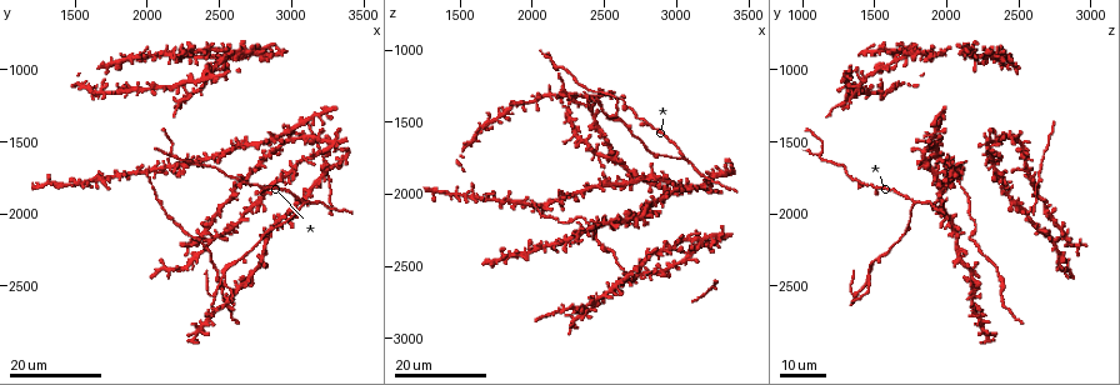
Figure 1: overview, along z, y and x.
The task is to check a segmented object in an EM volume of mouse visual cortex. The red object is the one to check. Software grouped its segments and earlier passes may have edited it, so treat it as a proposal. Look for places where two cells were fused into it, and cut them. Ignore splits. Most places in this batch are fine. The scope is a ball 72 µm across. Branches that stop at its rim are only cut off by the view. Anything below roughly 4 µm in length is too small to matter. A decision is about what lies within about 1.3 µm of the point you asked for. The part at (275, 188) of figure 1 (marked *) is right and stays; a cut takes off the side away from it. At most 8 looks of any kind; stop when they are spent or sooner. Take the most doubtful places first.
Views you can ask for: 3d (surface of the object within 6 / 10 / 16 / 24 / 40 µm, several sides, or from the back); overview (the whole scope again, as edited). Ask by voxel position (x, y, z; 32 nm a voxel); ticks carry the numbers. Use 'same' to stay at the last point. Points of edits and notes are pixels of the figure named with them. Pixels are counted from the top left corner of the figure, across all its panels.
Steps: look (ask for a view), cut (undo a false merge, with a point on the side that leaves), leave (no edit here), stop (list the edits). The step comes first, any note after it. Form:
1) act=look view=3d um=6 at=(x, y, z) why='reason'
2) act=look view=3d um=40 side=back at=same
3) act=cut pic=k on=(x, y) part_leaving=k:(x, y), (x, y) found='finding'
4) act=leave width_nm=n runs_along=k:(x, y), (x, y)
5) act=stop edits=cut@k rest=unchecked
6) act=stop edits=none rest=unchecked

act=look view=3d um=16 at=(2520, 2460, 1480) why='three-way junction'

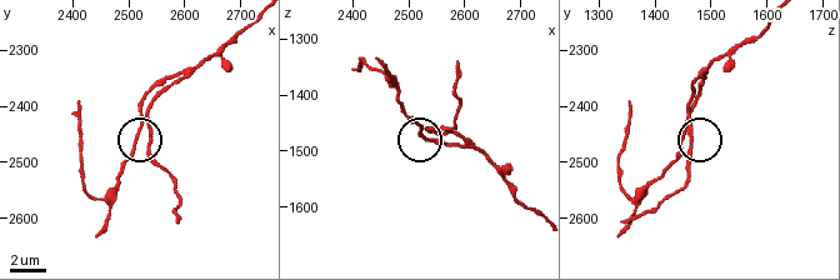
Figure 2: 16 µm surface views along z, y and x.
act=look view=3d um=10 at=(2540, 2435, 1465)

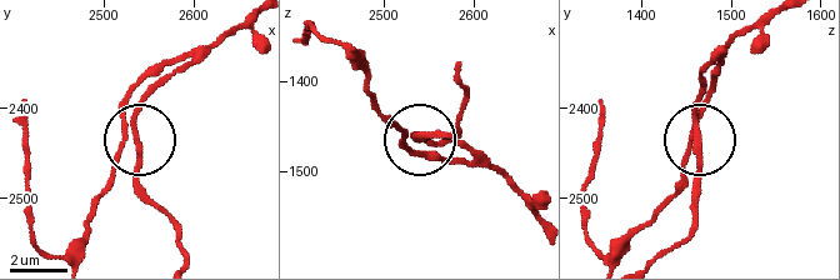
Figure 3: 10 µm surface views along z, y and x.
act=leave arms=3 runs_along=3:(753, 23), (703, 79), (695, 115), (703, 186), (695, 206) found='all the same cell'

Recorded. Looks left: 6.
act=look view=3d um=16 at=(2800, 1820, 1520)

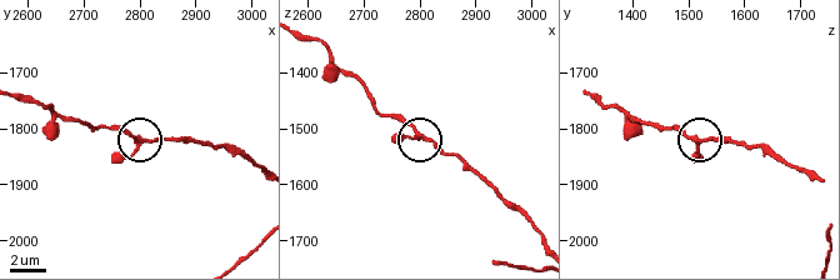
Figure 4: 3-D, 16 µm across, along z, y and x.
act=look view=3d um=10 at=(2810, 1825, 1520)

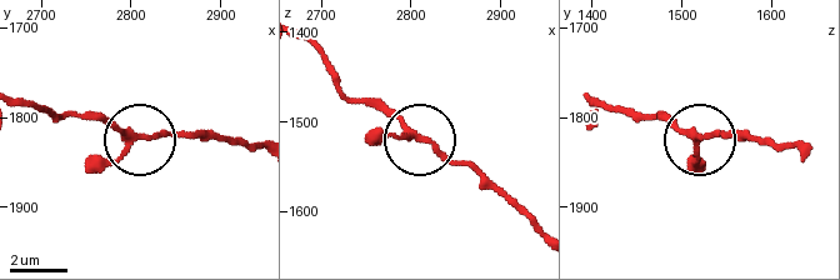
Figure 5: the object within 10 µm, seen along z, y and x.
act=leave width_nm=200 found='continuous, no second cell'

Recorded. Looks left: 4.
act=look view=3d um=24 at=(2000, 1720, 2040) why='four-way junction'

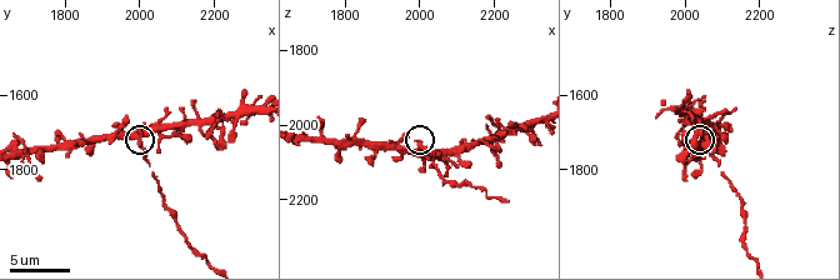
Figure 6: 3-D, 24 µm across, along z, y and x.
act=look view=3d um=10 at=(2010, 1730, 2050) why='closer look'

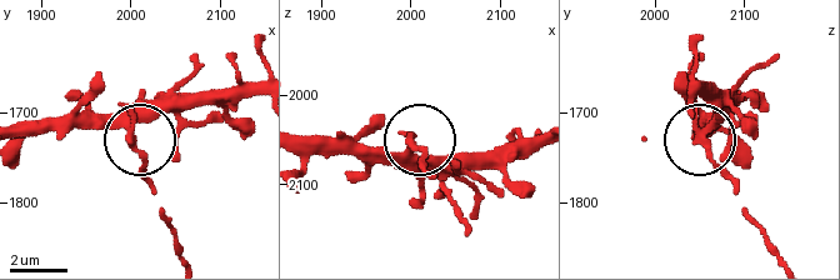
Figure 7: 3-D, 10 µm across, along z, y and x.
act=look view=3d um=10 side=back at=(2000, 1730, 2055) why='other side'

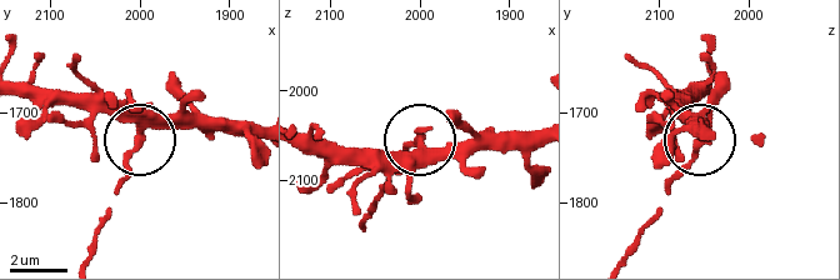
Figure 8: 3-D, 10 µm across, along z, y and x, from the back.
act=cut pic=8 on=(126, 168) side_arm_um=28 part_leaving=8:(143, 133), (90, 253) found='two cells meet here'

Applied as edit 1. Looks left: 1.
act=stop edits=cut@8 rest=unchecked

